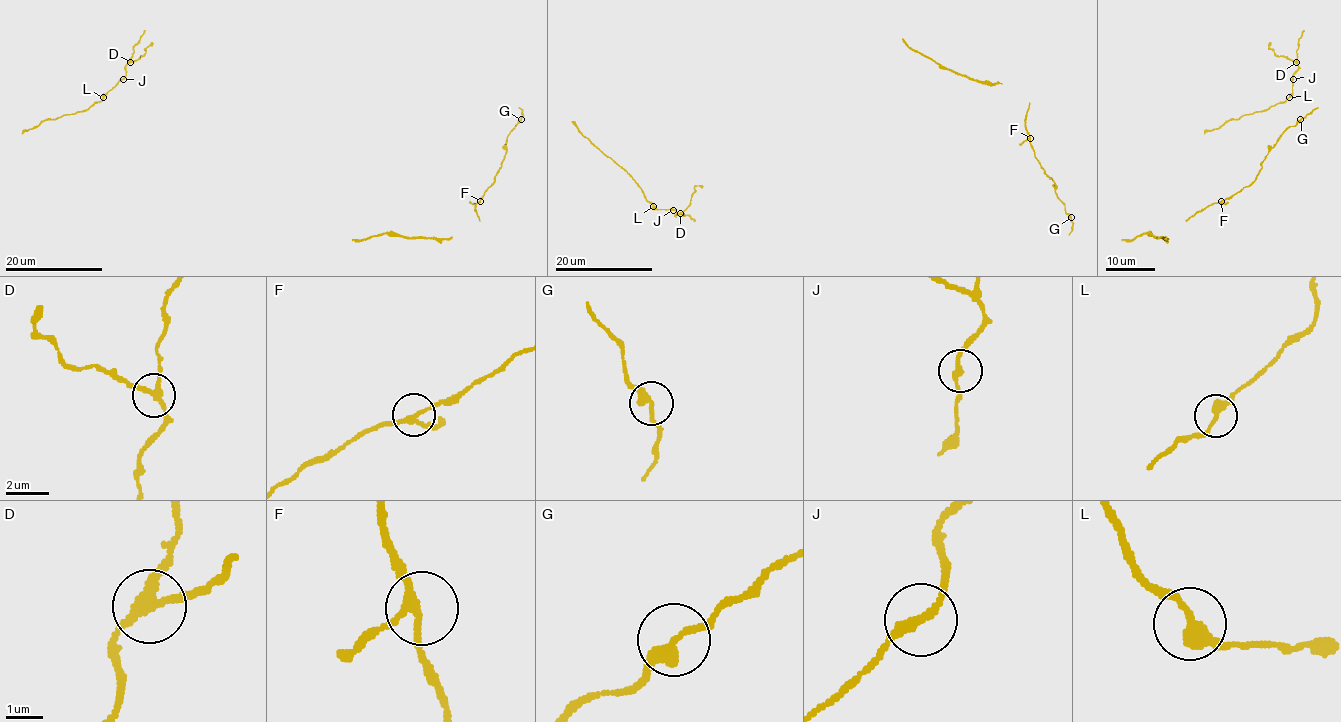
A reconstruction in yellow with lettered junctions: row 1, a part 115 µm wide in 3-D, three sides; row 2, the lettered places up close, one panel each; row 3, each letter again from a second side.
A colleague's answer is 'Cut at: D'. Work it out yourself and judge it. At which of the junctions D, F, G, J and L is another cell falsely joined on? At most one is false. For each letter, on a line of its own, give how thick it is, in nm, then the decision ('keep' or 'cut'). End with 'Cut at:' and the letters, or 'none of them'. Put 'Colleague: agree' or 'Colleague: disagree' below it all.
D: 220 nm | cut
F: 180 nm | keep
G: 280 nm | keep
J: 240 nm | keep
L: 320 nm | keep
Cut at: D
Colleague: agree

